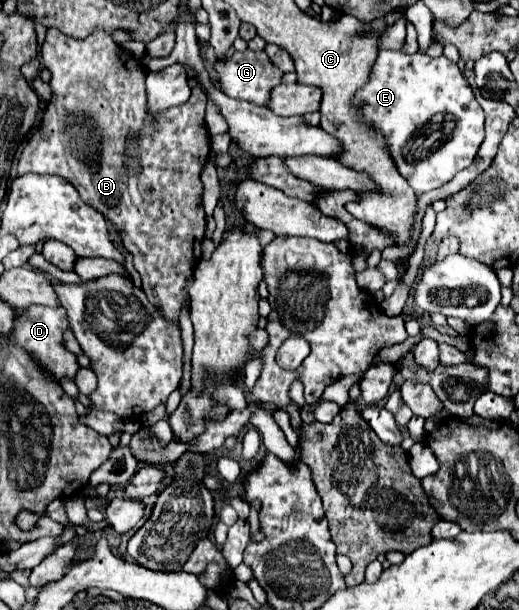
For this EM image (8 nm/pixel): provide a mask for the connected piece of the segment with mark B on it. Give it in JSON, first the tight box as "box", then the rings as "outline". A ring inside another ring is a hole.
{"box":[19,28,211,324],"outline":[[[97,28],[91,36],[87,36],[85,40],[75,40],[75,38],[69,38],[57,30],[47,30],[47,36],[45,36],[45,42],[41,46],[41,58],[43,58],[43,64],[45,68],[51,70],[51,90],[53,90],[53,98],[47,102],[45,110],[43,110],[43,116],[41,116],[41,126],[37,128],[37,132],[33,132],[23,148],[23,154],[19,158],[19,176],[23,174],[51,174],[51,176],[61,176],[65,178],[69,184],[73,184],[79,192],[79,196],[85,200],[85,204],[89,204],[91,208],[95,208],[97,212],[101,212],[113,226],[115,230],[119,232],[121,236],[121,242],[125,246],[127,252],[133,254],[133,264],[135,264],[135,270],[139,272],[141,276],[141,290],[147,294],[149,302],[161,312],[161,316],[173,324],[179,324],[179,312],[181,308],[187,304],[189,306],[189,294],[187,294],[187,280],[193,278],[193,270],[197,266],[197,260],[201,260],[201,240],[205,236],[205,212],[203,212],[203,206],[201,206],[201,194],[203,194],[203,184],[201,184],[201,170],[211,154],[211,144],[209,144],[209,132],[207,132],[207,126],[205,126],[205,104],[207,104],[207,94],[201,86],[197,86],[197,90],[191,90],[191,98],[181,104],[181,106],[175,106],[175,108],[169,108],[165,112],[159,112],[159,114],[151,114],[147,110],[147,94],[145,94],[145,74],[147,70],[139,64],[139,60],[135,60],[125,48],[121,48],[119,44],[113,42],[113,38],[103,30],[103,28]],[[131,182],[137,182],[137,188],[135,192],[131,192]]]}

